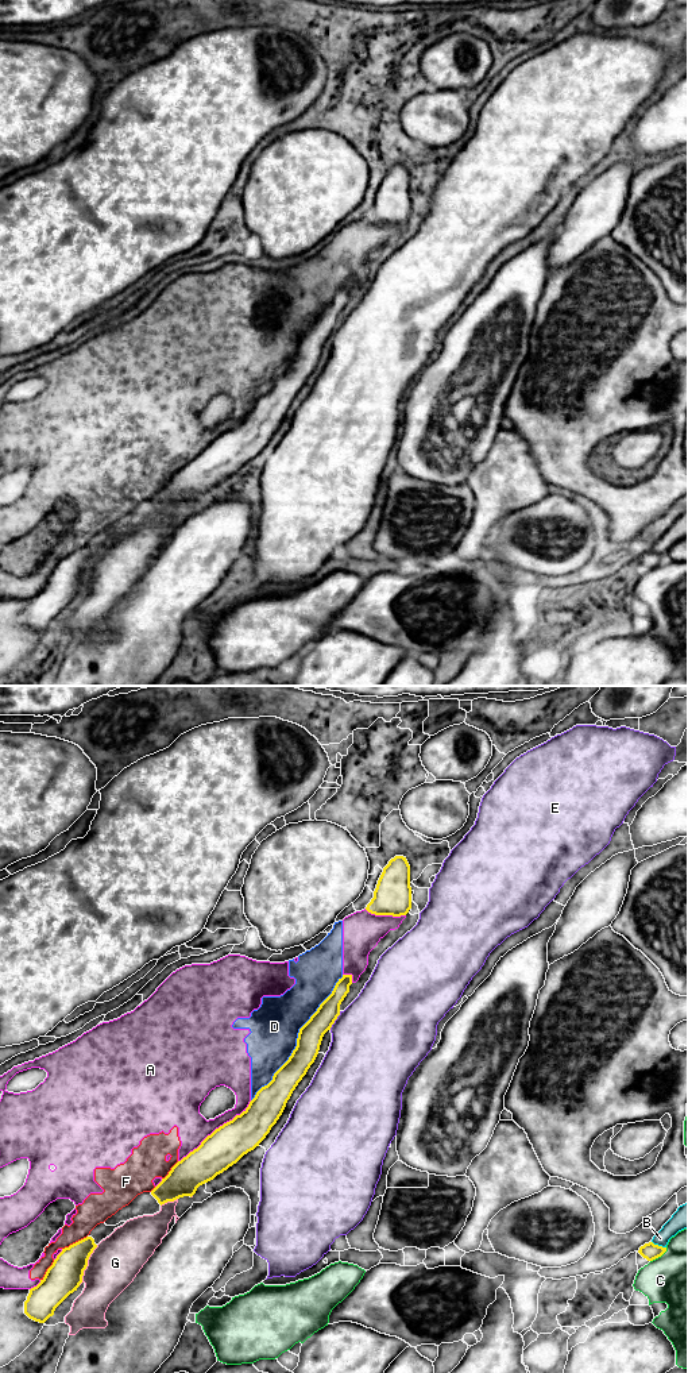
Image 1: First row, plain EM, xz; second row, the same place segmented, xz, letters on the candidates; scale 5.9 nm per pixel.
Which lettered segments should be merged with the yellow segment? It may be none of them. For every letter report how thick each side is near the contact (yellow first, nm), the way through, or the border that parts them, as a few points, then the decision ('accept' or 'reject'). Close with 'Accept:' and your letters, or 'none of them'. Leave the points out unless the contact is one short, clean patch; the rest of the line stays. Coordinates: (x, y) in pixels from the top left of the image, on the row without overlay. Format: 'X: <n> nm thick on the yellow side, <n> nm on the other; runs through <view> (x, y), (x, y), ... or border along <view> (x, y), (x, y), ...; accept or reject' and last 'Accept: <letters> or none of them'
A: 220 nm thick on the yellow side, 220 nm on the other; reject
B: 100 nm thick on the yellow side, 140 nm on the other; reject
C: 100 nm thick on the yellow side, 400 nm on the other; reject
D: 150 nm thick on the yellow side, 300 nm on the other; reject
E: 150 nm thick on the yellow side, 480 nm on the other; reject
F: 200 nm thick on the yellow side, 180 nm on the other; reject
G: 200 nm thick on the yellow side, 300 nm on the other; reject
Accept: none of them

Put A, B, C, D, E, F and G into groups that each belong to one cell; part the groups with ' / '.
A D F / B / C / E / G

